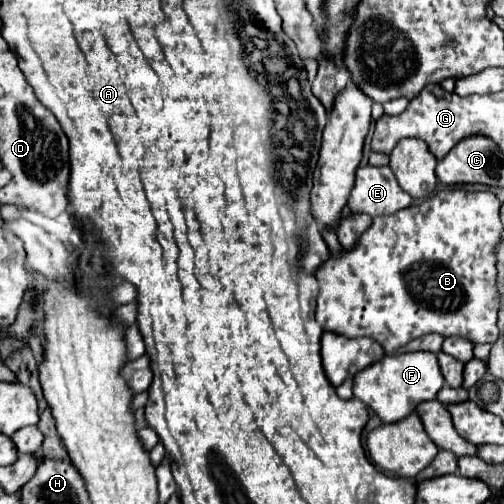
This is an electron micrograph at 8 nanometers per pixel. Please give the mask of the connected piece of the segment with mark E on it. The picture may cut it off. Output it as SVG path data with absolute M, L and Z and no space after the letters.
M366 165L356 169L356 183L348 199L348 207L354 213L366 213L370 217L392 215L410 203L412 197L402 191L388 167Z

